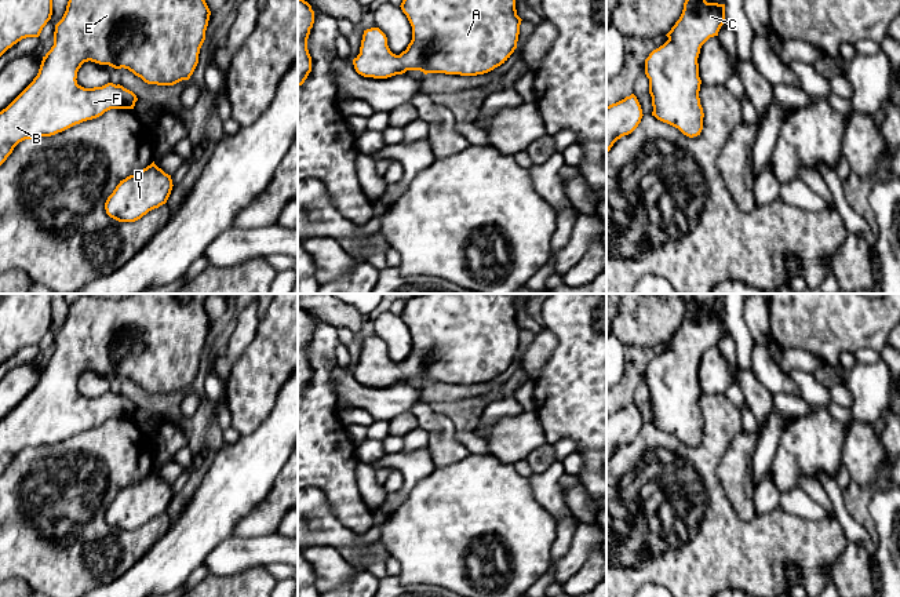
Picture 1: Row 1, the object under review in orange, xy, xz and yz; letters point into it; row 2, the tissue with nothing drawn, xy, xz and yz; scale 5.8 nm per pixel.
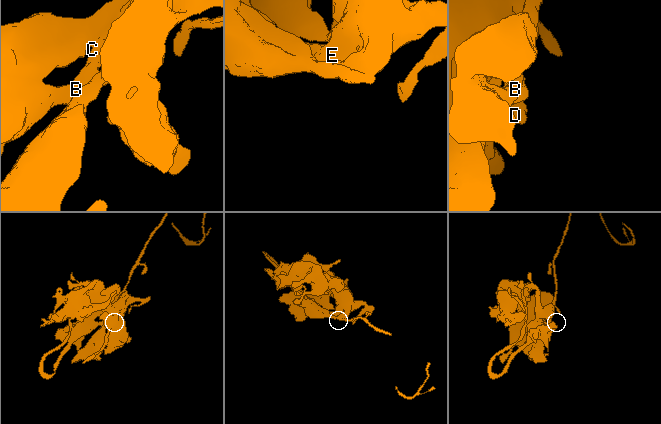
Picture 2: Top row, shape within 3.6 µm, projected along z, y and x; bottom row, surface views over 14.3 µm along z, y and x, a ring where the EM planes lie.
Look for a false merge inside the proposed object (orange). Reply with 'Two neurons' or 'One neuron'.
One neuron

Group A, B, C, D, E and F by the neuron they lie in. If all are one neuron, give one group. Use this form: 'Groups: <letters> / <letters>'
Groups: A B C D E F

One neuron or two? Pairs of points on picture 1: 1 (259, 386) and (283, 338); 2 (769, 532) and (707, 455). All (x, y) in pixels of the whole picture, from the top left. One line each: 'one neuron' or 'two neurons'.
1: one neuron
2: one neuron

